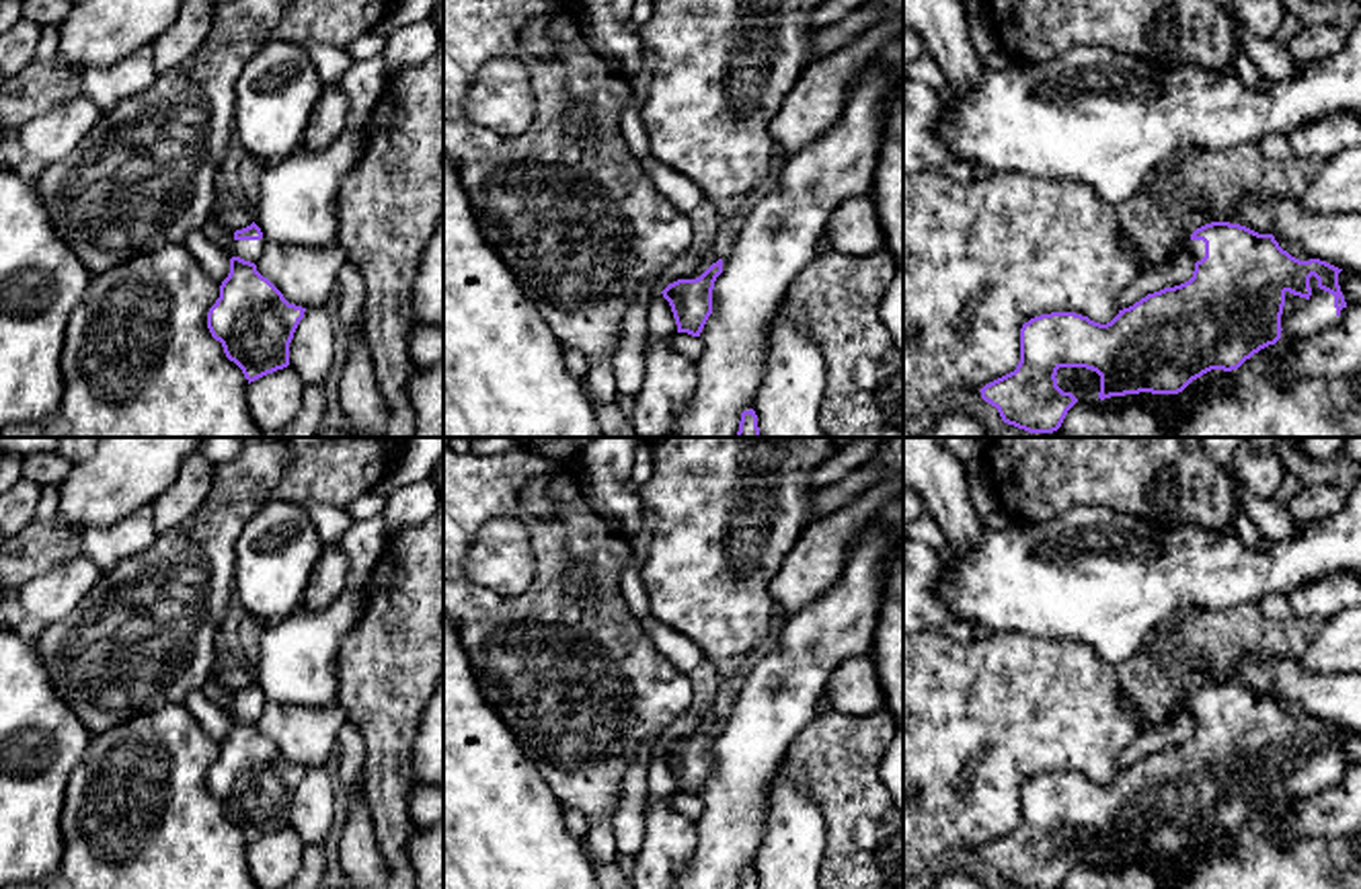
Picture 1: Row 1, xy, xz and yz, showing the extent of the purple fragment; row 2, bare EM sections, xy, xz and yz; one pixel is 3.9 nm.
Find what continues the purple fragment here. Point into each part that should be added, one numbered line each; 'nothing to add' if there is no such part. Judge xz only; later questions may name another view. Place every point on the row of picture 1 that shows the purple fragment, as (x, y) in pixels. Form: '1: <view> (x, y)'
nothing to add

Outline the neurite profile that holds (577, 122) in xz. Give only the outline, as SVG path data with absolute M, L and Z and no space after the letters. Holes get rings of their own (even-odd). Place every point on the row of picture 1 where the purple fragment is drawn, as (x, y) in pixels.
M581 105L569 107L565 113L565 125L569 136L585 136L591 127L585 107Z

